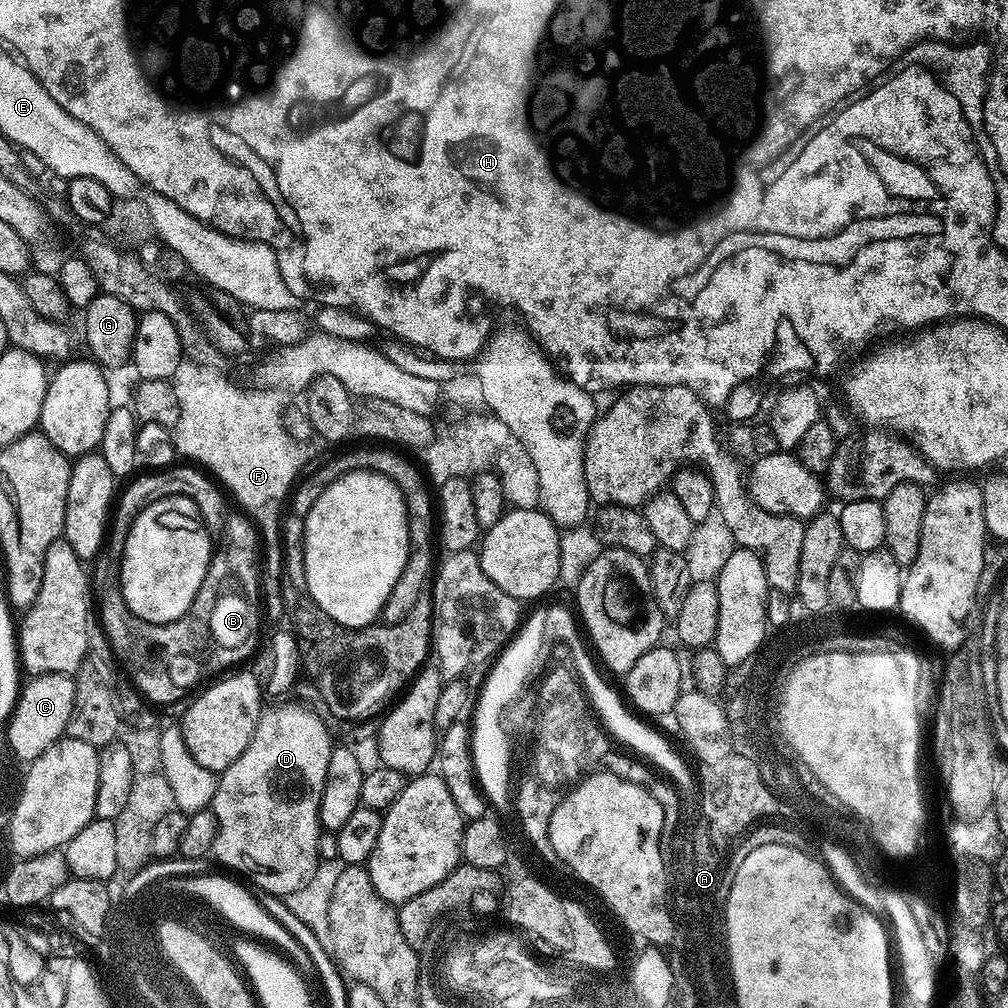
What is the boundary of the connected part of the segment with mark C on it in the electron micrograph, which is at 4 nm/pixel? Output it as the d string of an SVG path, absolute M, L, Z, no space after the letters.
M66 672L31 677L21 687L16 698L16 709L7 723L7 747L22 756L32 756L35 760L39 758L54 741L65 735L70 710L74 710L75 689L75 679Z

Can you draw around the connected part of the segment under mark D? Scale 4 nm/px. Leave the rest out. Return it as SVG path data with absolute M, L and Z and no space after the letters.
M284 704L269 712L267 709L250 738L250 746L242 750L240 757L225 772L219 773L210 805L218 822L211 855L216 856L218 863L233 868L233 873L249 876L260 887L257 889L261 893L282 898L298 890L298 886L305 884L316 869L318 838L322 833L320 799L334 747L323 723L325 721L308 706L299 708L296 704Z

